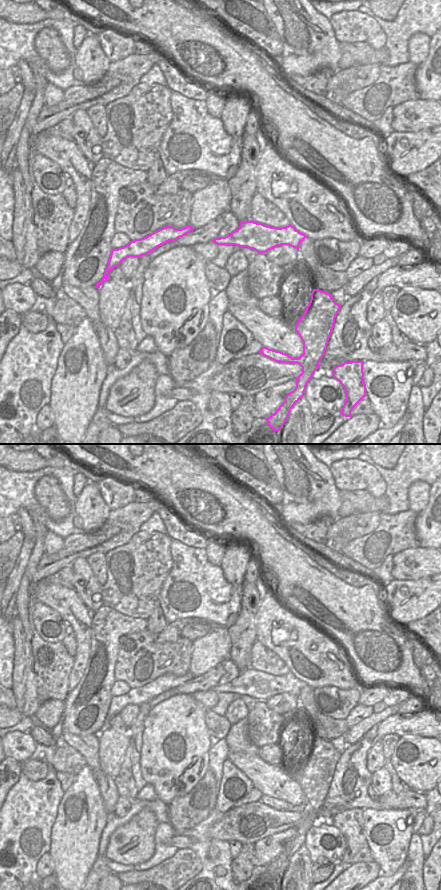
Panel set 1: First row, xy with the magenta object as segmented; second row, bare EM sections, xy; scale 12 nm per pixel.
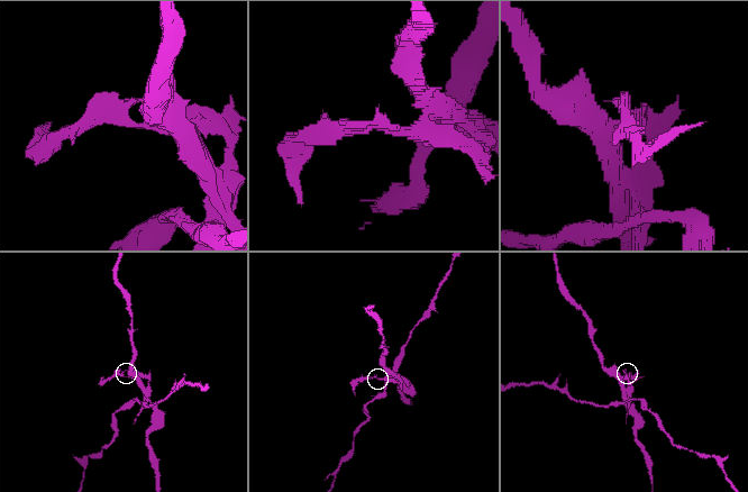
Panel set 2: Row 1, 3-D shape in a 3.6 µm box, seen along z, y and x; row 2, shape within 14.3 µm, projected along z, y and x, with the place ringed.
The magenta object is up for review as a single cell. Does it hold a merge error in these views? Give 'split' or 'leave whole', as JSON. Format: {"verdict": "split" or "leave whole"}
{"verdict": "split"}

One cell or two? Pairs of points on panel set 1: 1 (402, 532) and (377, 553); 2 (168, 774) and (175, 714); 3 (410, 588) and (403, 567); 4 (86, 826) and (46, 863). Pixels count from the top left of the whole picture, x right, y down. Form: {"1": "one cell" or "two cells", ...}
{"1": "one cell", "2": "one cell", "3": "two cells", "4": "two cells"}

